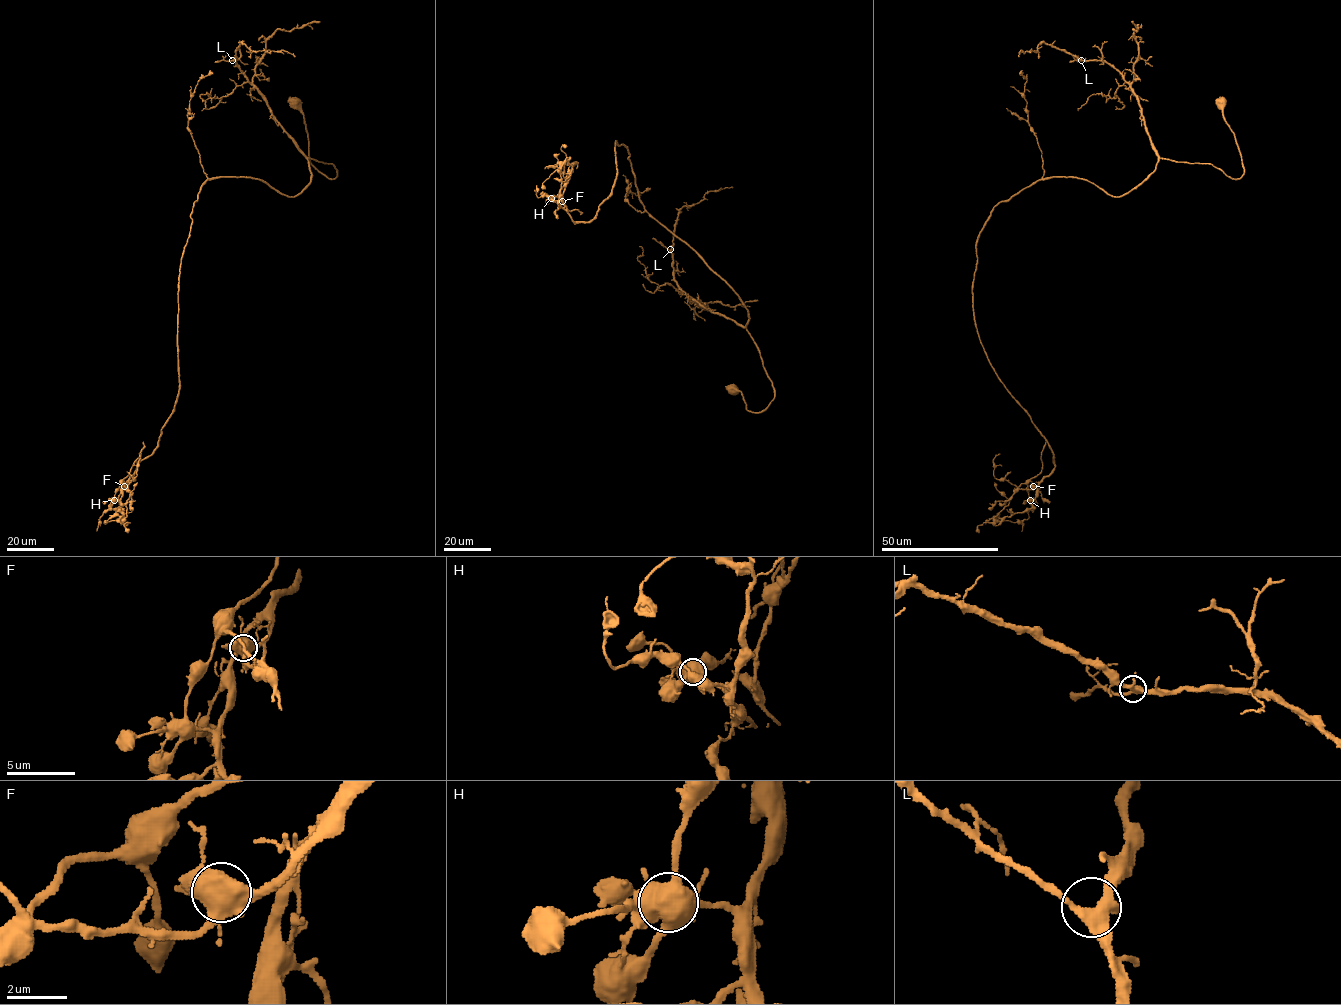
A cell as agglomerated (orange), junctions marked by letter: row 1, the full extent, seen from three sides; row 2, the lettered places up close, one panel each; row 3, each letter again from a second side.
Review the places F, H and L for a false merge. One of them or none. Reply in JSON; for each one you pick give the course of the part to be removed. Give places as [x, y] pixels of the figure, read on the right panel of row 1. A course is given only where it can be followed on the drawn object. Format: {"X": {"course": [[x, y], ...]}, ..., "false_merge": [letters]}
{"H": {"course": [[1029, 500], [1028, 485], [1022, 484], [1009, 504], [994, 518], [1021, 523]]}, "false_merge": ["H"]}

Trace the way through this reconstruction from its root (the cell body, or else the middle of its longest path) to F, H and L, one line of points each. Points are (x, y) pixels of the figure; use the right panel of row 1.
F: (1220, 102), (1239, 179), (1161, 158), (1119, 196), (1051, 176), (980, 233), (979, 340), (1053, 455), (1033, 486)
H: (1220, 102), (1239, 179), (1161, 158), (1119, 196), (1051, 176), (980, 233), (979, 340), (1053, 455), (1029, 500)
L: (1220, 102), (1241, 157), (1239, 179), (1211, 164), (1160, 158), (1138, 98), (1123, 76), (1105, 62), (1081, 60)

